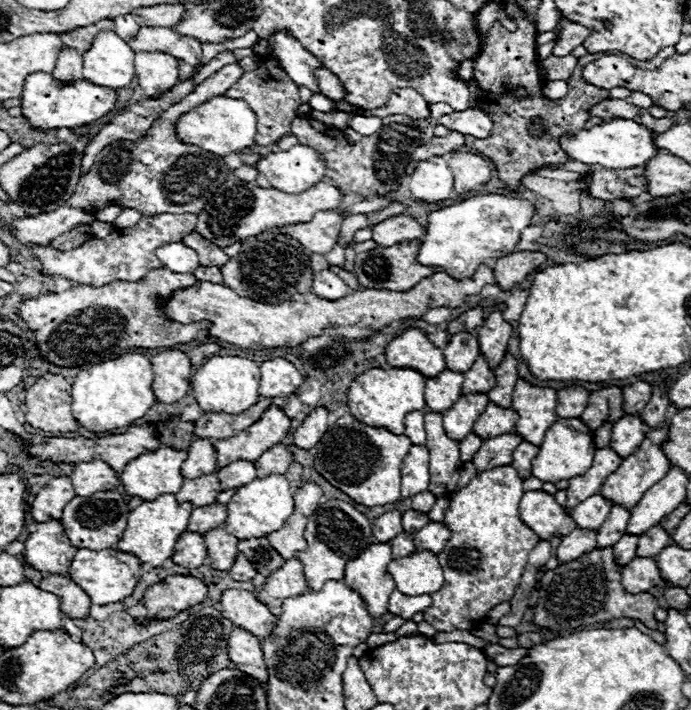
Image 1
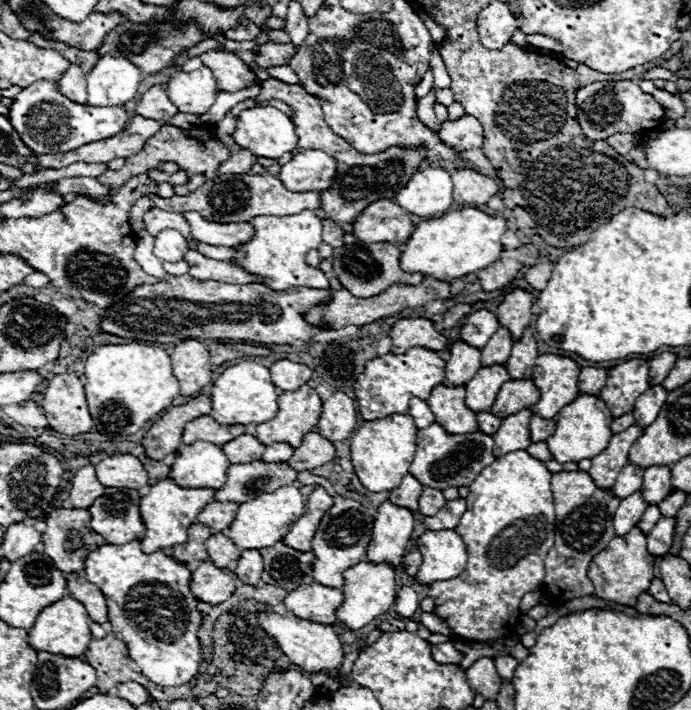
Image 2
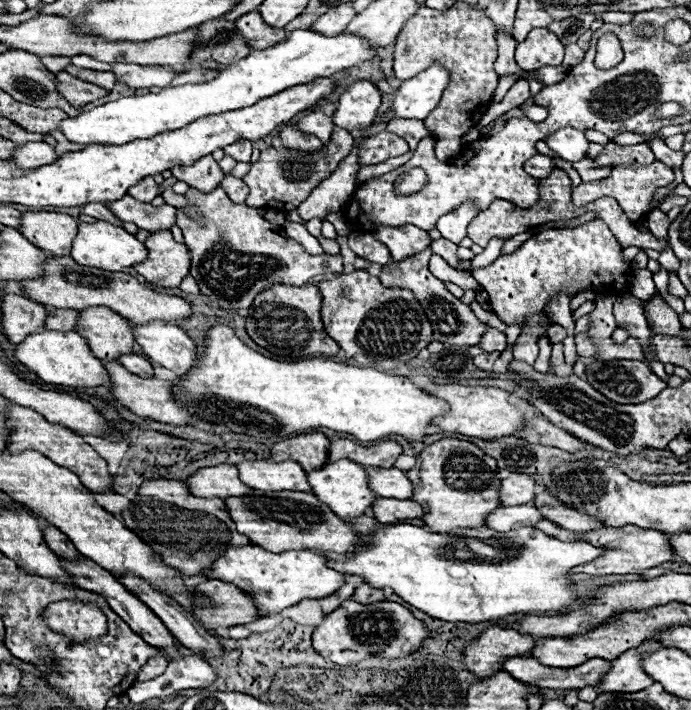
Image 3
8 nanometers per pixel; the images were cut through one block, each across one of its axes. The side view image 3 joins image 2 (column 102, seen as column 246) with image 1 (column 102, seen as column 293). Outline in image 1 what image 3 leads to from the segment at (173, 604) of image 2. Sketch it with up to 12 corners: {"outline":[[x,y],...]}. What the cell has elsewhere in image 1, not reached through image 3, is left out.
{"outline":[[82,548],[68,576],[106,606],[132,596],[142,562]]}

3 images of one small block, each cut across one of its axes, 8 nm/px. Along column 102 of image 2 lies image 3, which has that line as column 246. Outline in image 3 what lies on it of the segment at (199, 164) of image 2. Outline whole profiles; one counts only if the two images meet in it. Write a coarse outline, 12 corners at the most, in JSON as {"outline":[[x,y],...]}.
{"outline":[[336,128],[320,152],[264,148],[242,176],[246,204],[304,202],[354,146]]}

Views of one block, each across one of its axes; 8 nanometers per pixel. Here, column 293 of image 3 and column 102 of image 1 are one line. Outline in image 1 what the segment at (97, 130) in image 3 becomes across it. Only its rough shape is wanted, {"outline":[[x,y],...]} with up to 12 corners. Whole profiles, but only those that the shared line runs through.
{"outline":[[112,30],[82,58],[84,80],[120,90],[136,76],[134,50]]}

